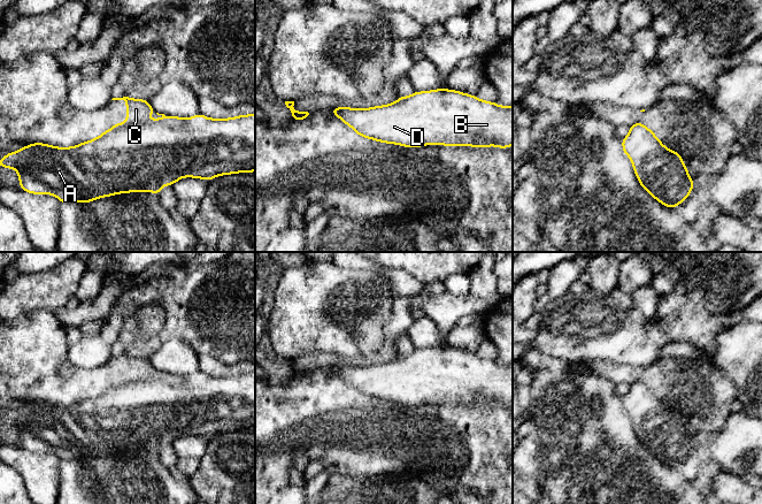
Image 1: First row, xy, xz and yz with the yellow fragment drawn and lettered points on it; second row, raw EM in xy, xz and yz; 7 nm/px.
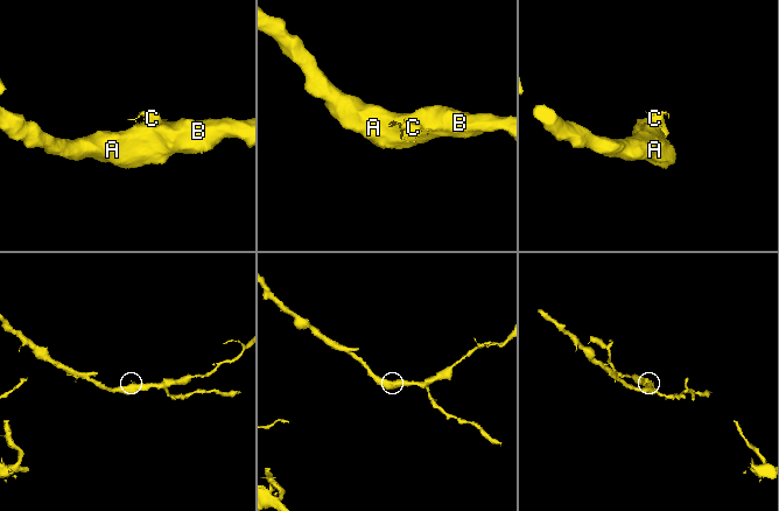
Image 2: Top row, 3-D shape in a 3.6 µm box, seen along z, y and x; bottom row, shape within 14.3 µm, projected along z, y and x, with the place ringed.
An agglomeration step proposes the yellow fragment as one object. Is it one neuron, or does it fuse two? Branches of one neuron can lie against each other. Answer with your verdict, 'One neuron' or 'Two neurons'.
Two neurons

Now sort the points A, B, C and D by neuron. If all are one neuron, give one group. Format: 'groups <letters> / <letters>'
groups A B D / C

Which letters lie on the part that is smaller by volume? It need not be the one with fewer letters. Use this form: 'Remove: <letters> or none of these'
Remove: C

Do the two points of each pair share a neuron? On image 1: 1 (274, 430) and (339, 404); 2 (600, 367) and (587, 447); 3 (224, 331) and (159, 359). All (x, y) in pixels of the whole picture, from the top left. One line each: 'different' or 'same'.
1: same
2: different
3: different

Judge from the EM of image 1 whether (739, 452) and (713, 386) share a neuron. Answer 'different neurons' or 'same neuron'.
different neurons

